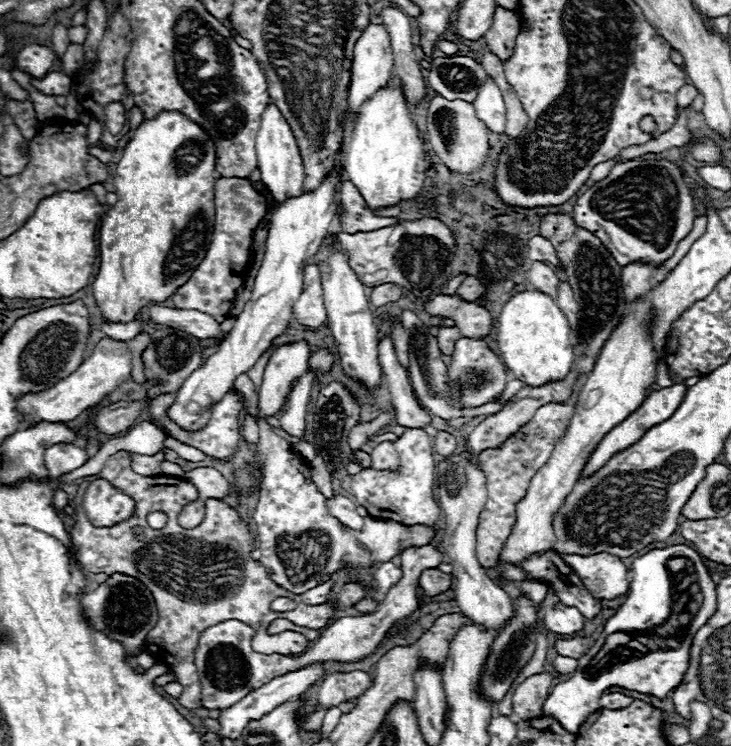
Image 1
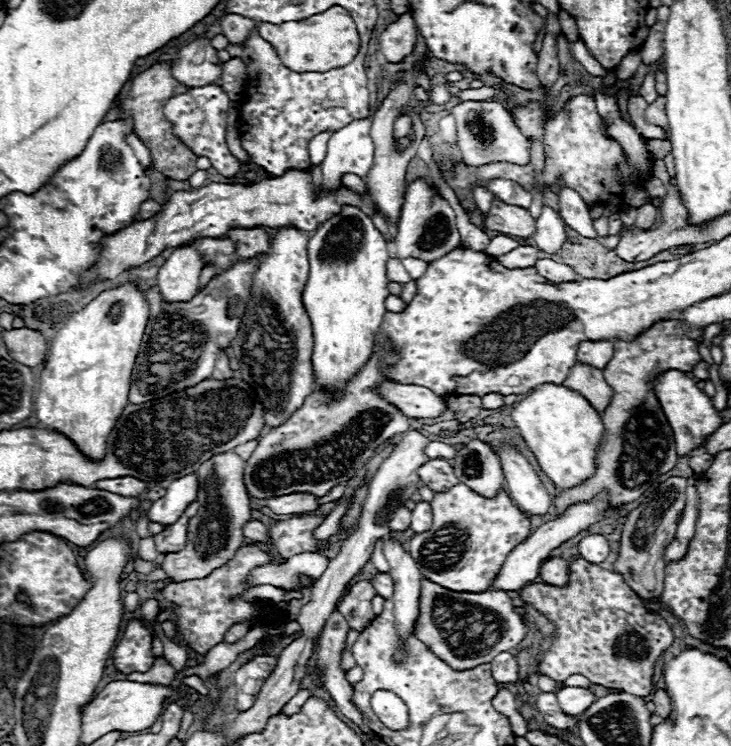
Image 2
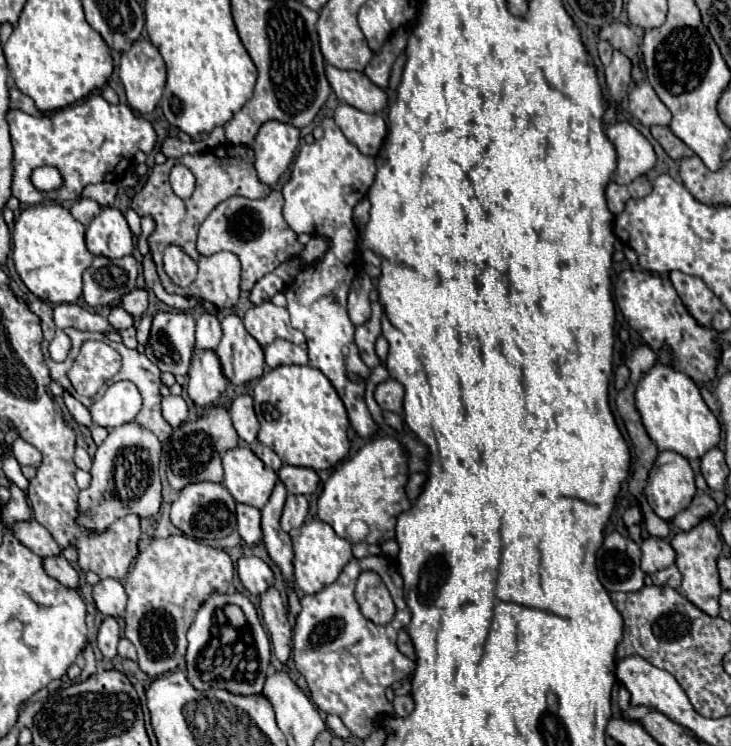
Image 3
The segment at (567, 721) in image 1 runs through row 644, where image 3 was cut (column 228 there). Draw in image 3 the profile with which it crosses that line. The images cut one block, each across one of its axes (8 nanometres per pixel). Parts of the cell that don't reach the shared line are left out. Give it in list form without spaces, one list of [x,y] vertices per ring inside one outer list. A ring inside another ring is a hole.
[[[214,592],[204,600],[200,606],[194,624],[188,630],[188,652],[186,652],[186,664],[188,664],[188,680],[198,690],[208,688],[224,688],[232,694],[260,694],[266,670],[270,664],[270,644],[268,636],[258,620],[256,608],[240,592],[230,594],[218,594]],[[226,604],[236,604],[242,608],[246,624],[244,626],[232,626],[224,614]]]

